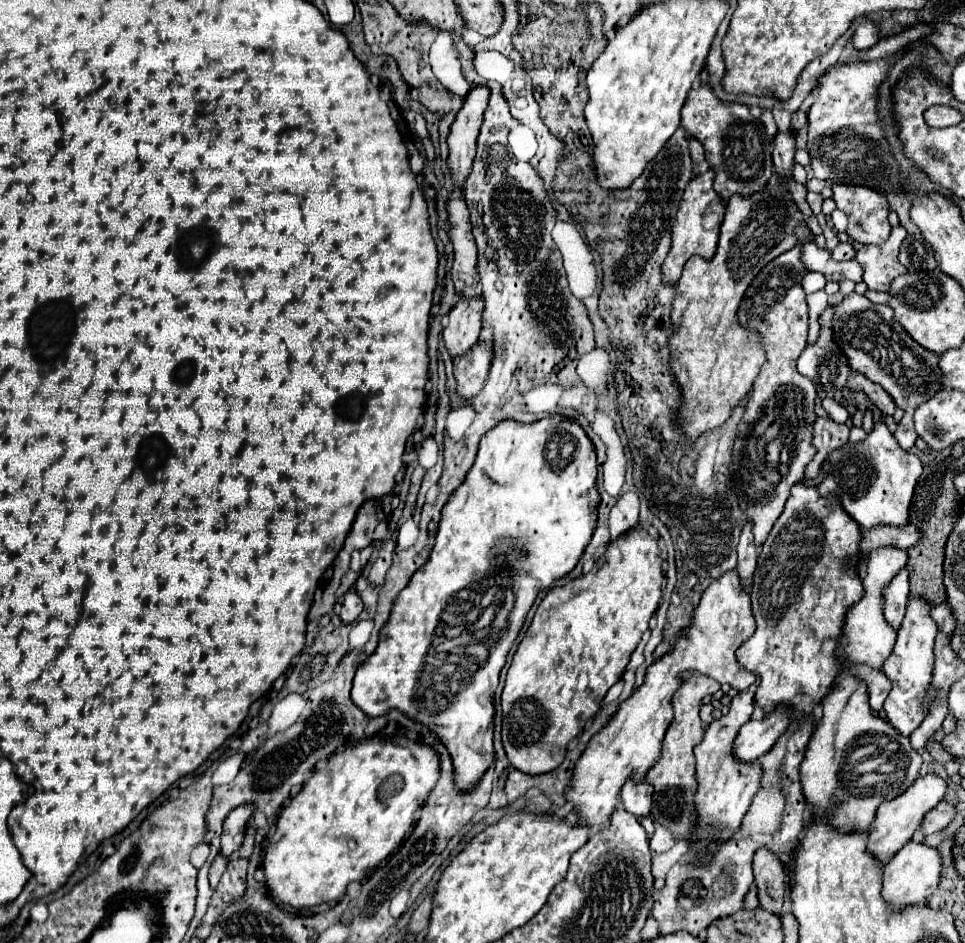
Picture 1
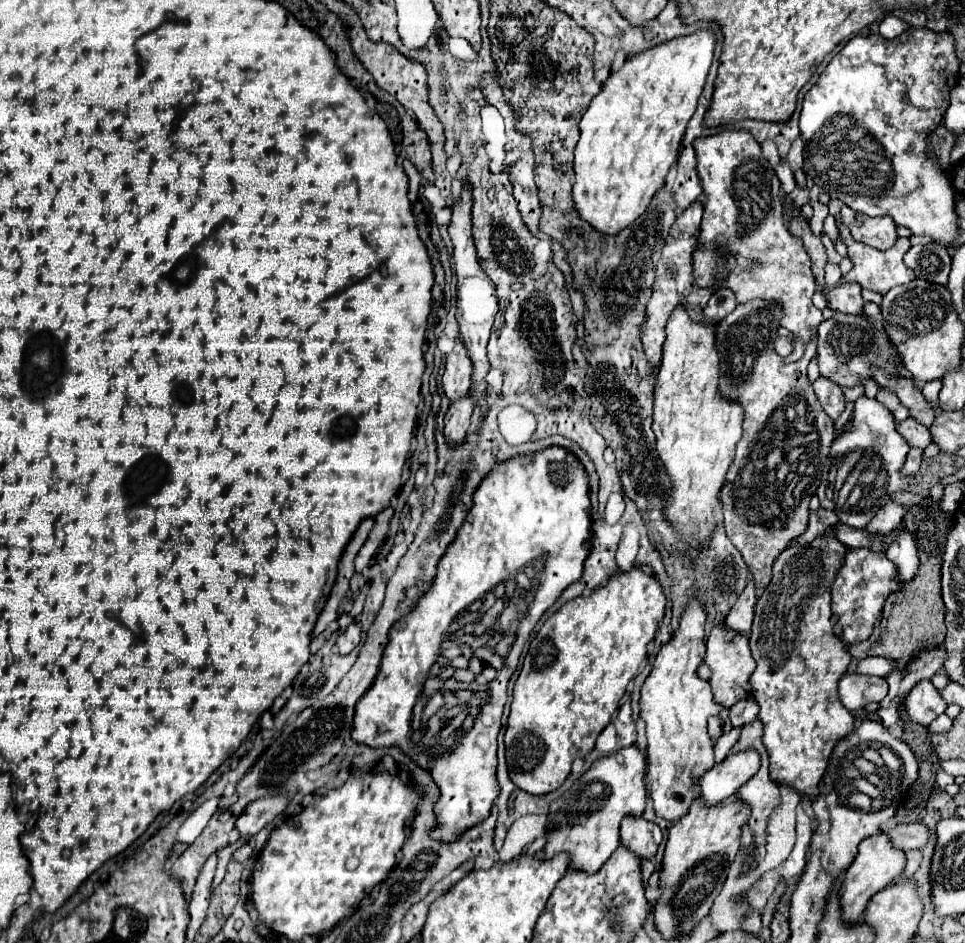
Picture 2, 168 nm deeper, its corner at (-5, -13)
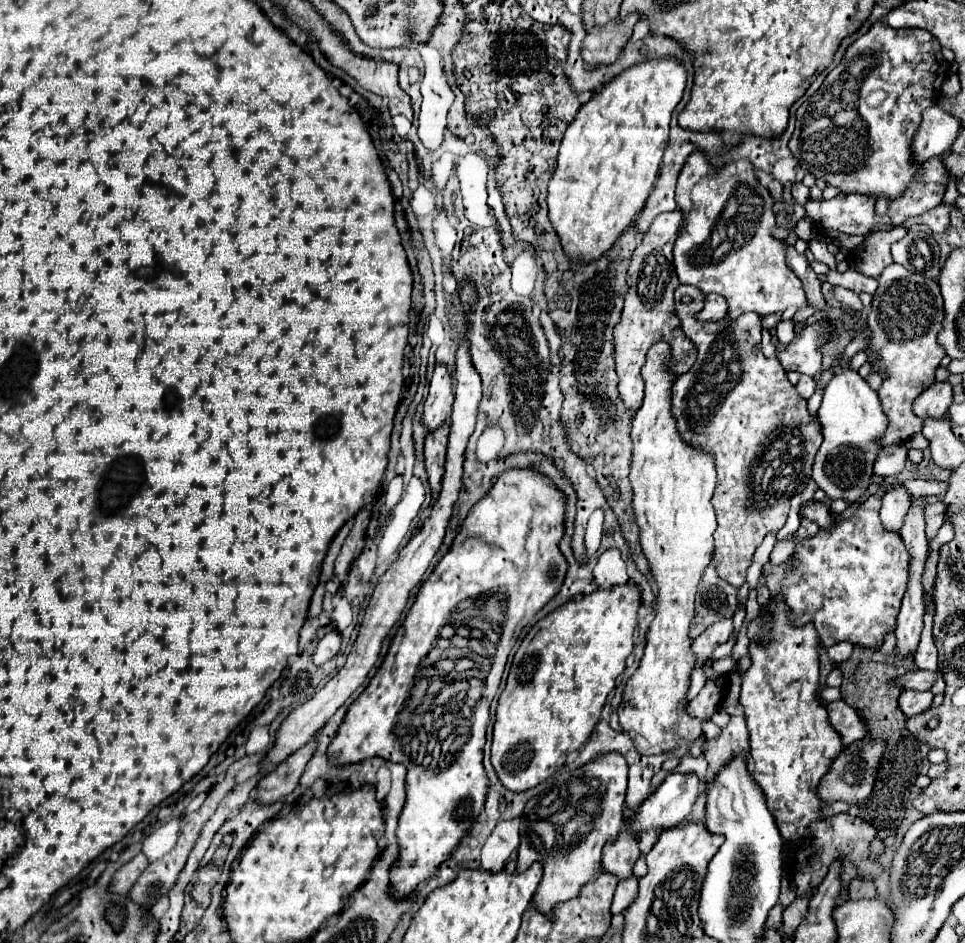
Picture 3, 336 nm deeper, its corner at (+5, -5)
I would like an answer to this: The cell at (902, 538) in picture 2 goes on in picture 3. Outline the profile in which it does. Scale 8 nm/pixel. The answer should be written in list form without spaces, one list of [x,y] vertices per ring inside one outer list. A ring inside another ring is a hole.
[[[896,486],[894,490],[890,490],[888,494],[884,494],[882,498],[882,508],[880,508],[880,520],[884,530],[900,534],[902,526],[904,526],[904,514],[908,512],[908,492],[900,486]]]

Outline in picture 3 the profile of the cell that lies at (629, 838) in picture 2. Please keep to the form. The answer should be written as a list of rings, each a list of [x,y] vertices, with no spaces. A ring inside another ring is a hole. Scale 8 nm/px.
[[[626,826],[616,842],[608,842],[608,846],[604,846],[604,858],[602,858],[602,868],[612,872],[614,876],[628,878],[632,874],[632,866],[634,862],[640,858],[640,846],[638,846],[640,838],[636,838],[636,834],[632,834],[630,826]]]

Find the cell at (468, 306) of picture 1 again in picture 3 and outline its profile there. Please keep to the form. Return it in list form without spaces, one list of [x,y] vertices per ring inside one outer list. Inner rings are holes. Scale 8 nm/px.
[[[436,364],[432,380],[430,380],[430,392],[424,402],[424,414],[422,422],[430,430],[442,426],[450,414],[452,414],[452,402],[454,402],[454,380],[446,364]]]

